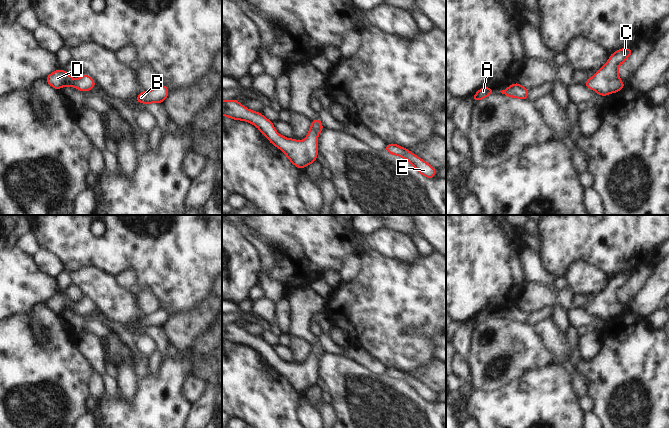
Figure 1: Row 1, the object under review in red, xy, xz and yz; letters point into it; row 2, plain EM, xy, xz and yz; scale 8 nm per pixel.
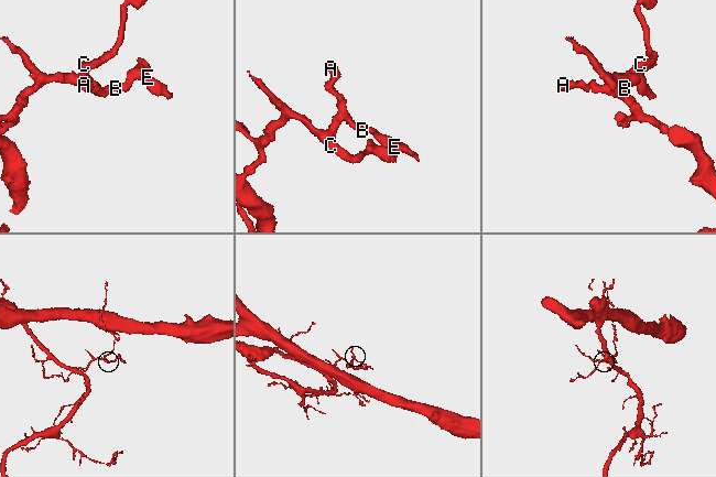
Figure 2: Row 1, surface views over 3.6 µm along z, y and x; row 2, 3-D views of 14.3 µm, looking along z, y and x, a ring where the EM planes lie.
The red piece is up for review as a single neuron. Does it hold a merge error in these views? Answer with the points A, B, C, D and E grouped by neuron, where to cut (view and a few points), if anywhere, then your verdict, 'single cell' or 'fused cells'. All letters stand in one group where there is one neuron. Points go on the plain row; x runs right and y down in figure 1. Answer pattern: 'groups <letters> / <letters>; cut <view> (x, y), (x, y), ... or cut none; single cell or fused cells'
groups A B C D E; cut none; single cell

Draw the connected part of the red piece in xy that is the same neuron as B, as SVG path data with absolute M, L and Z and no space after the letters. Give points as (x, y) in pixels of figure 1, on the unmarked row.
M159 308L151 315L142 315L137 320L137 327L163 327L169 318L169 314L163 308Z

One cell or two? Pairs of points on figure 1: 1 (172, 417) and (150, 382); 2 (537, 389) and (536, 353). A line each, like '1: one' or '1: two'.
1: one
2: two

